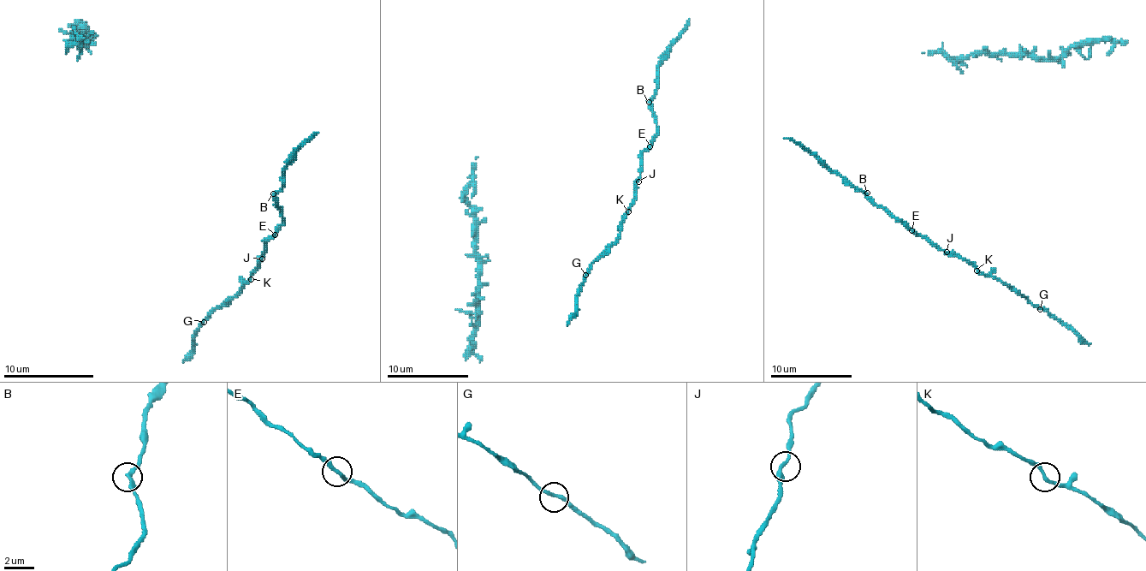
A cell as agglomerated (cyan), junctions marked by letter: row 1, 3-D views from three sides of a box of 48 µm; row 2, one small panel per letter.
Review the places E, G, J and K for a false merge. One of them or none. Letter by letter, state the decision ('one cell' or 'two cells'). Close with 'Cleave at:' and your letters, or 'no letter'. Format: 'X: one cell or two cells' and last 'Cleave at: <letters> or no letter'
E: two cells
G: one cell
J: one cell
K: one cell
Cleave at: E

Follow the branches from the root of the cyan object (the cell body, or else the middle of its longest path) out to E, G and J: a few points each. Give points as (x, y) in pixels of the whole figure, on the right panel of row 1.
E: (867, 193), (877, 205), (886, 207), (911, 229)
G: (867, 193), (914, 232), (1013, 287), (1040, 309)
J: (867, 193), (877, 205), (886, 207), (914, 232), (926, 235), (947, 252)

